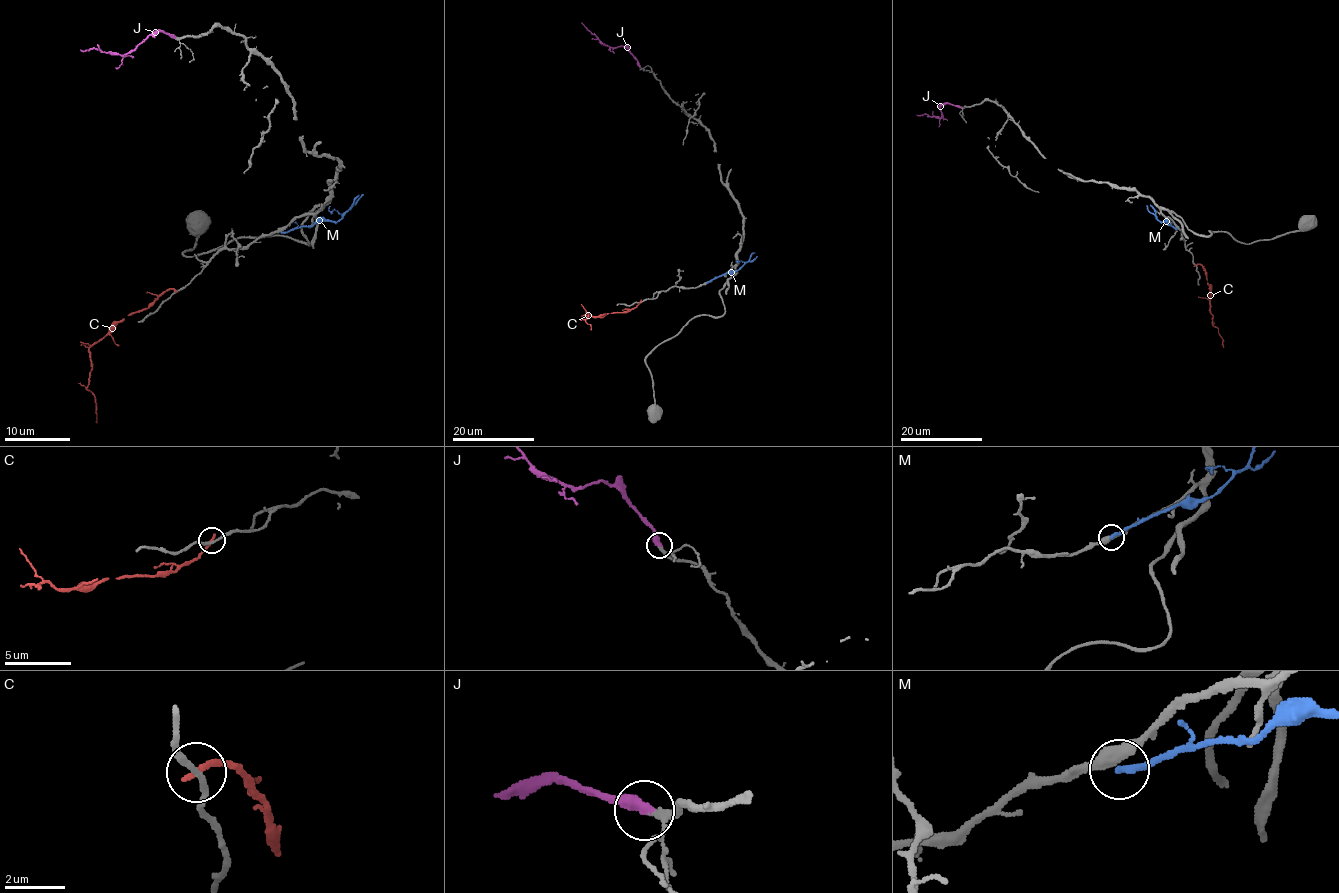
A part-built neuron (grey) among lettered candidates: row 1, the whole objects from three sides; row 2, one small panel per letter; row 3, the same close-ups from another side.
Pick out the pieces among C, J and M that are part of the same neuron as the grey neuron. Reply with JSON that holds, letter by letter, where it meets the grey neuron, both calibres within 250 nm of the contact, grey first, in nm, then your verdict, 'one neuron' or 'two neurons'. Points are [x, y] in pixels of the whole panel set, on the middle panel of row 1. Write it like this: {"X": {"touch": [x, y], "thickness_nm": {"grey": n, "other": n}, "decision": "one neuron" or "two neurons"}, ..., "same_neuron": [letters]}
{"C": {"touch": [640, 301], "thickness_nm": {"grey": 170, "other": 240}, "decision": "two neurons"}, "J": {"touch": [639, 65], "thickness_nm": {"grey": 200, "other": 440}, "decision": "one neuron"}, "M": {"touch": [707, 283], "thickness_nm": {"grey": 400, "other": 240}, "decision": "two neurons"}, "same_neuron": ["J"]}

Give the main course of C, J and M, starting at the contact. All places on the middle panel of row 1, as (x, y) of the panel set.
C: (640, 302), (628, 311), (599, 316), (589, 314), (585, 319), (590, 329)
J: (639, 66), (638, 61), (623, 46), (605, 45), (581, 23)
M: (707, 282), (736, 271), (755, 253)

